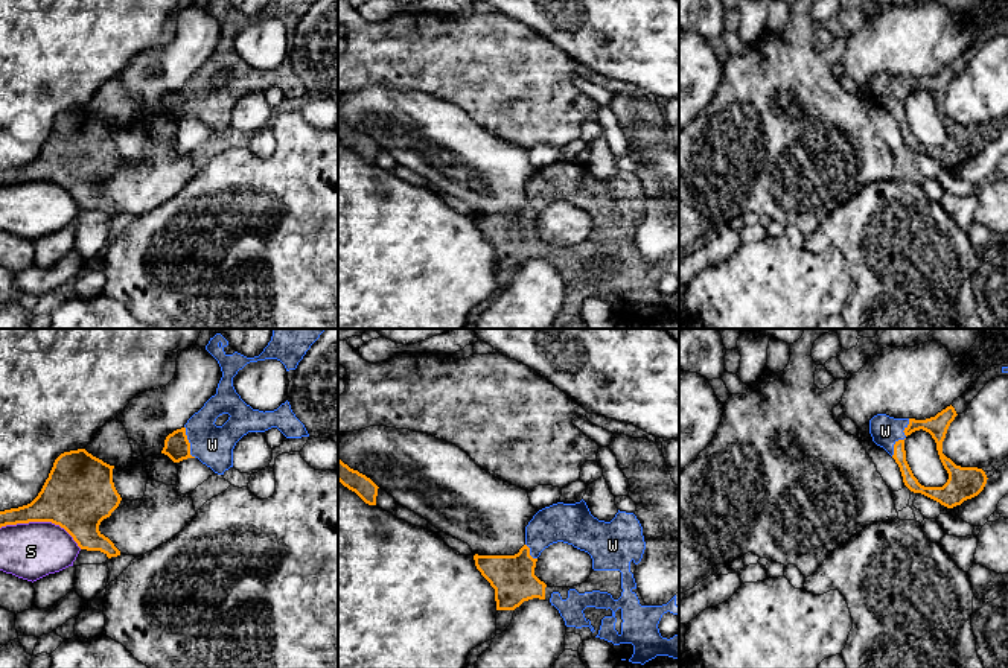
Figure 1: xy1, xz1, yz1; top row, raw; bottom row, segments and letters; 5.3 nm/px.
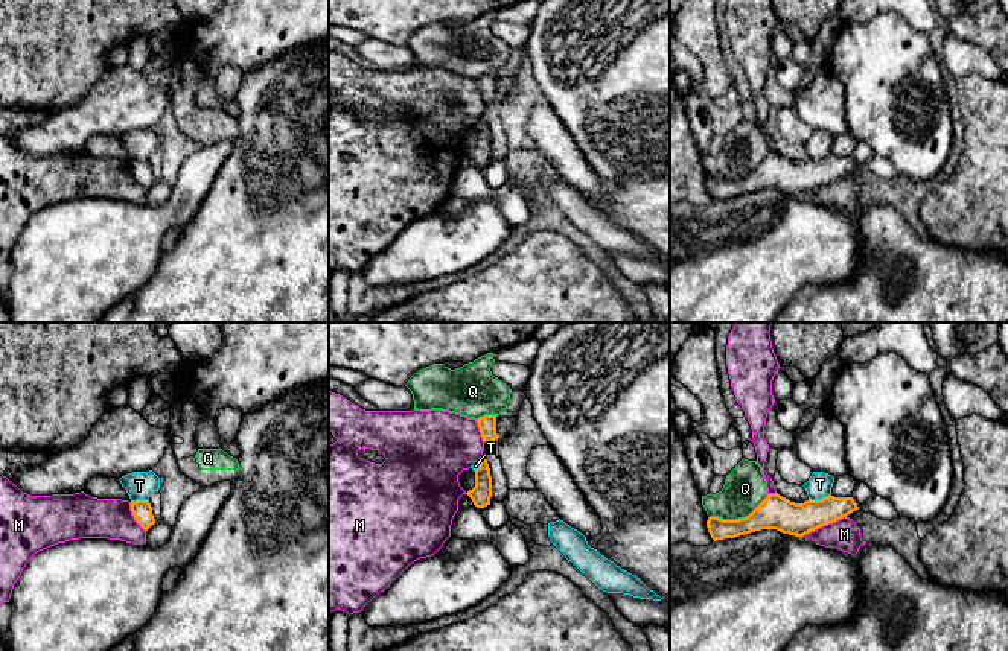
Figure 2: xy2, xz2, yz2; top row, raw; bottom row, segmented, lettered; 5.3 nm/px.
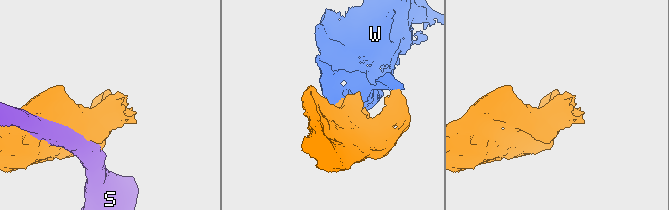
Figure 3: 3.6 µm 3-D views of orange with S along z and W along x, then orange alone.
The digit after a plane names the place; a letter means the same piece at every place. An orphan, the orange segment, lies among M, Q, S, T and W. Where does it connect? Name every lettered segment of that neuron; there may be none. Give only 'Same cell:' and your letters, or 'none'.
Same cell: W

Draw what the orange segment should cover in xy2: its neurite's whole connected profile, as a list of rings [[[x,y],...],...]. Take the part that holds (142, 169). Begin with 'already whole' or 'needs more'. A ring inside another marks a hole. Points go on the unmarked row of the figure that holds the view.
already whole; [[[149,160],[131,161],[131,170],[132,170],[136,181],[143,189],[148,190],[155,183],[155,178],[154,178],[154,173],[152,173],[152,166],[151,166]]]

